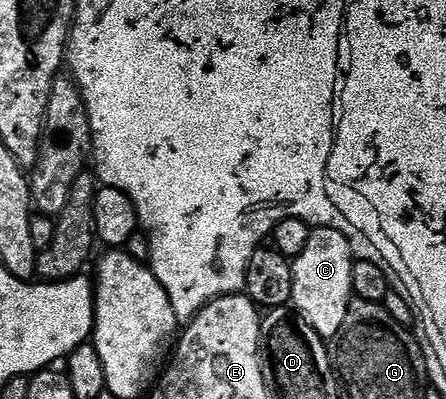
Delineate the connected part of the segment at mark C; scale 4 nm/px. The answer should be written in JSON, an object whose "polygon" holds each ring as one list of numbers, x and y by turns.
{"polygon":[[317,227,310,233,310,241,298,258,291,260,294,273,294,293,291,306,297,315,326,341,335,339,338,329,342,329,342,320,346,309,354,298,352,294,352,264,354,256,352,246,333,227]]}

